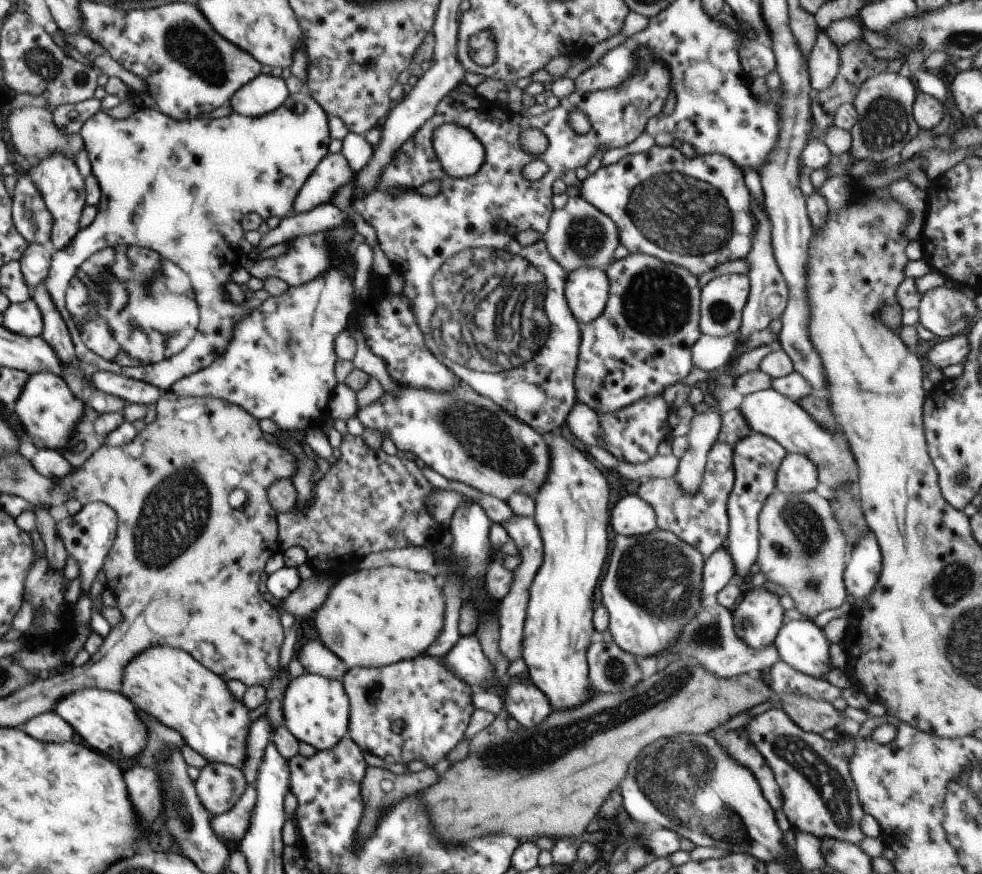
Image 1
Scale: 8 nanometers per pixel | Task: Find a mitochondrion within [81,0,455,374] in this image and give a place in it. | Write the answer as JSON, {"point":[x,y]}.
{"point":[185,42]}

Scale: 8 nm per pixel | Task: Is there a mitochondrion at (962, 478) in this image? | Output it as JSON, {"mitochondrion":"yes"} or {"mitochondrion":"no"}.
{"mitochondrion":"no"}

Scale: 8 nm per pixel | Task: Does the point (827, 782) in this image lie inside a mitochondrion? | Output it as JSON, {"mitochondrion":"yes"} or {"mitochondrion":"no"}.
{"mitochondrion":"yes"}

